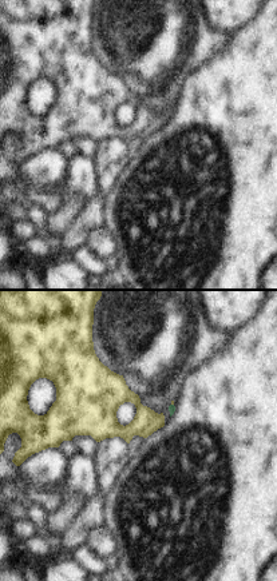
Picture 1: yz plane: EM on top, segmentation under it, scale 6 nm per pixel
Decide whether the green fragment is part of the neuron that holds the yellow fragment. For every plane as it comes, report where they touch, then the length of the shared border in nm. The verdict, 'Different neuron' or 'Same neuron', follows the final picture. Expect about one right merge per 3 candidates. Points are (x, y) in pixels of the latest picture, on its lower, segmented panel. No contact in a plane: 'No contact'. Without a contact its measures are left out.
No contact.

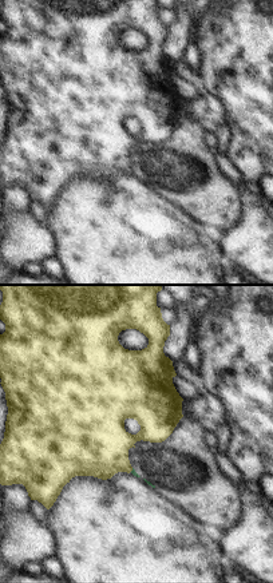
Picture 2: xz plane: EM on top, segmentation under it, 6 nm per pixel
Touches yellow at (131, 470). Shared border 30 nm.

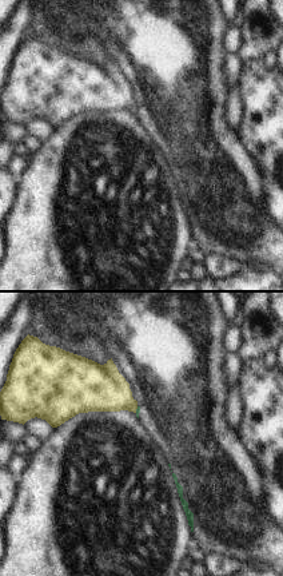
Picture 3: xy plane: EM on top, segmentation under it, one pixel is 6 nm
Touches yellow at (136, 408). Shared border 40 nm.

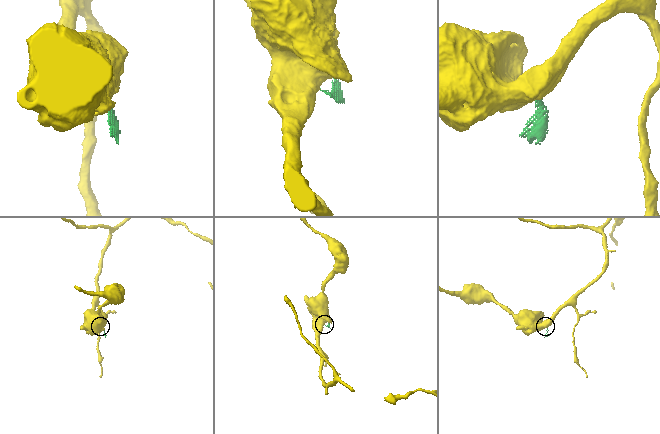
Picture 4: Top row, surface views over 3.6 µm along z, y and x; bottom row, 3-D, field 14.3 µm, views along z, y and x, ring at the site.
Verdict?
Different neuron.

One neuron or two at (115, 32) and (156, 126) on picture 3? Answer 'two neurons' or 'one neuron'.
one neuron

